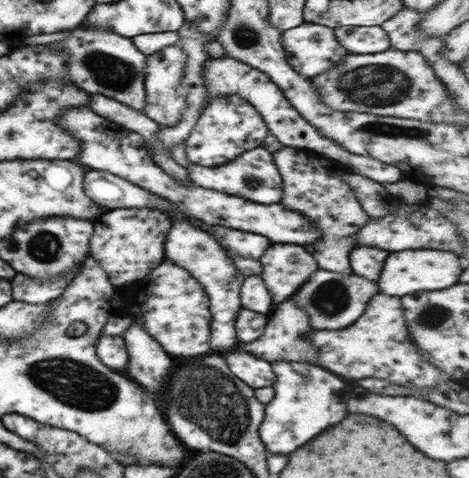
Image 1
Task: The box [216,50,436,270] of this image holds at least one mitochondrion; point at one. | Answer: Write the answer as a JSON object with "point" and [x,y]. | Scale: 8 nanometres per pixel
{"point":[378,85]}

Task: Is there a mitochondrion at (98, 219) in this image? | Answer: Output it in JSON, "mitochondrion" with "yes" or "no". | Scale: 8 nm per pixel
{"mitochondrion":"no"}

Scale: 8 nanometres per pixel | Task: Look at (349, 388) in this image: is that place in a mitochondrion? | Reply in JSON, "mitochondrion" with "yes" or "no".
{"mitochondrion":"no"}

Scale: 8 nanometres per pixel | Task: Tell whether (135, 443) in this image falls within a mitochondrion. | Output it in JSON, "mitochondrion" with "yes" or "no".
{"mitochondrion":"no"}

